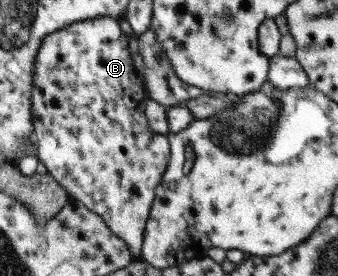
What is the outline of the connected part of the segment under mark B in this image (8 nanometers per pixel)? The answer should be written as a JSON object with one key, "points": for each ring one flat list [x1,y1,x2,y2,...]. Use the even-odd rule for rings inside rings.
{"points":[[95,17,85,21,75,21,59,31,49,33,43,37,35,61,33,61,33,73,31,75,31,122,33,122,33,132,31,133,35,143,37,143,37,159,43,163,45,173,49,174,68,193,69,198,96,213,105,222,105,225,114,236,123,240,127,248,135,259,140,259,141,244,144,225,149,215,151,202,155,197,155,187,161,181,161,176,167,167,169,159,169,146,167,136,151,132,149,124,145,119,144,103,149,100,145,81,143,79,143,60,139,55,139,50,133,48,133,38,124,34,119,27,119,17]]}

